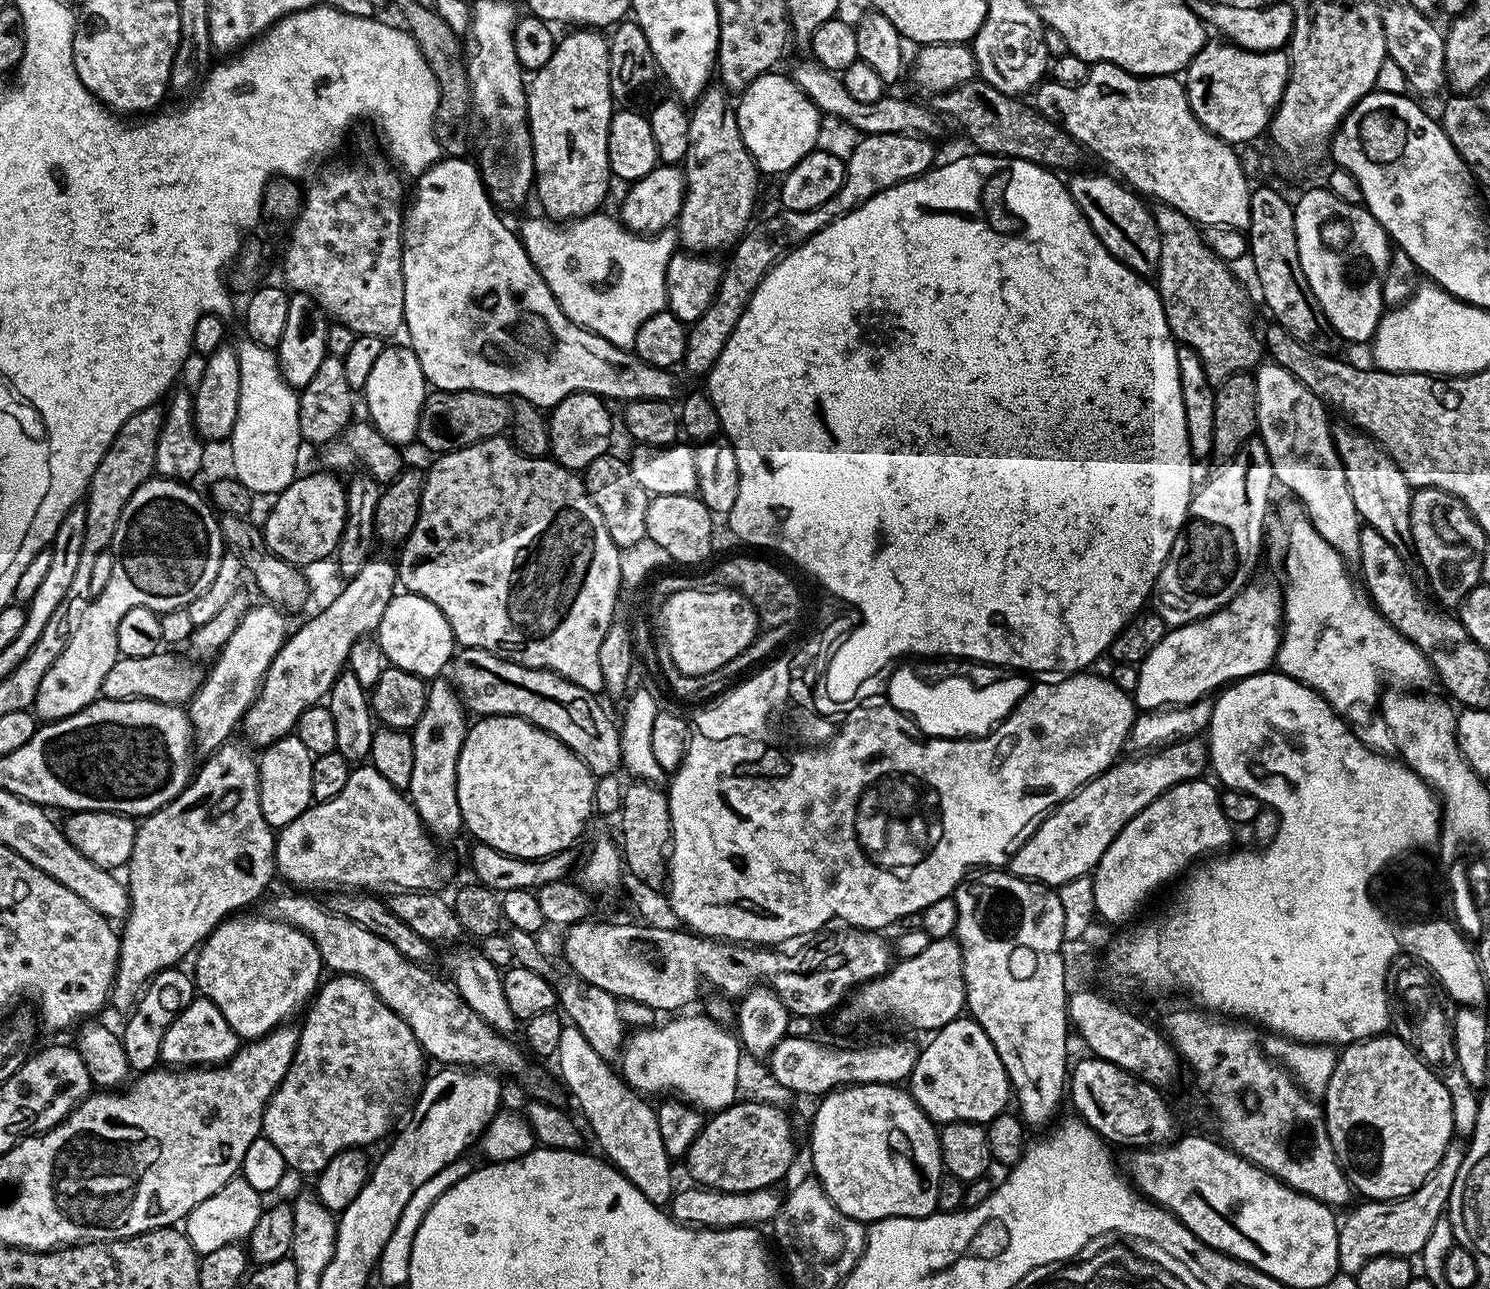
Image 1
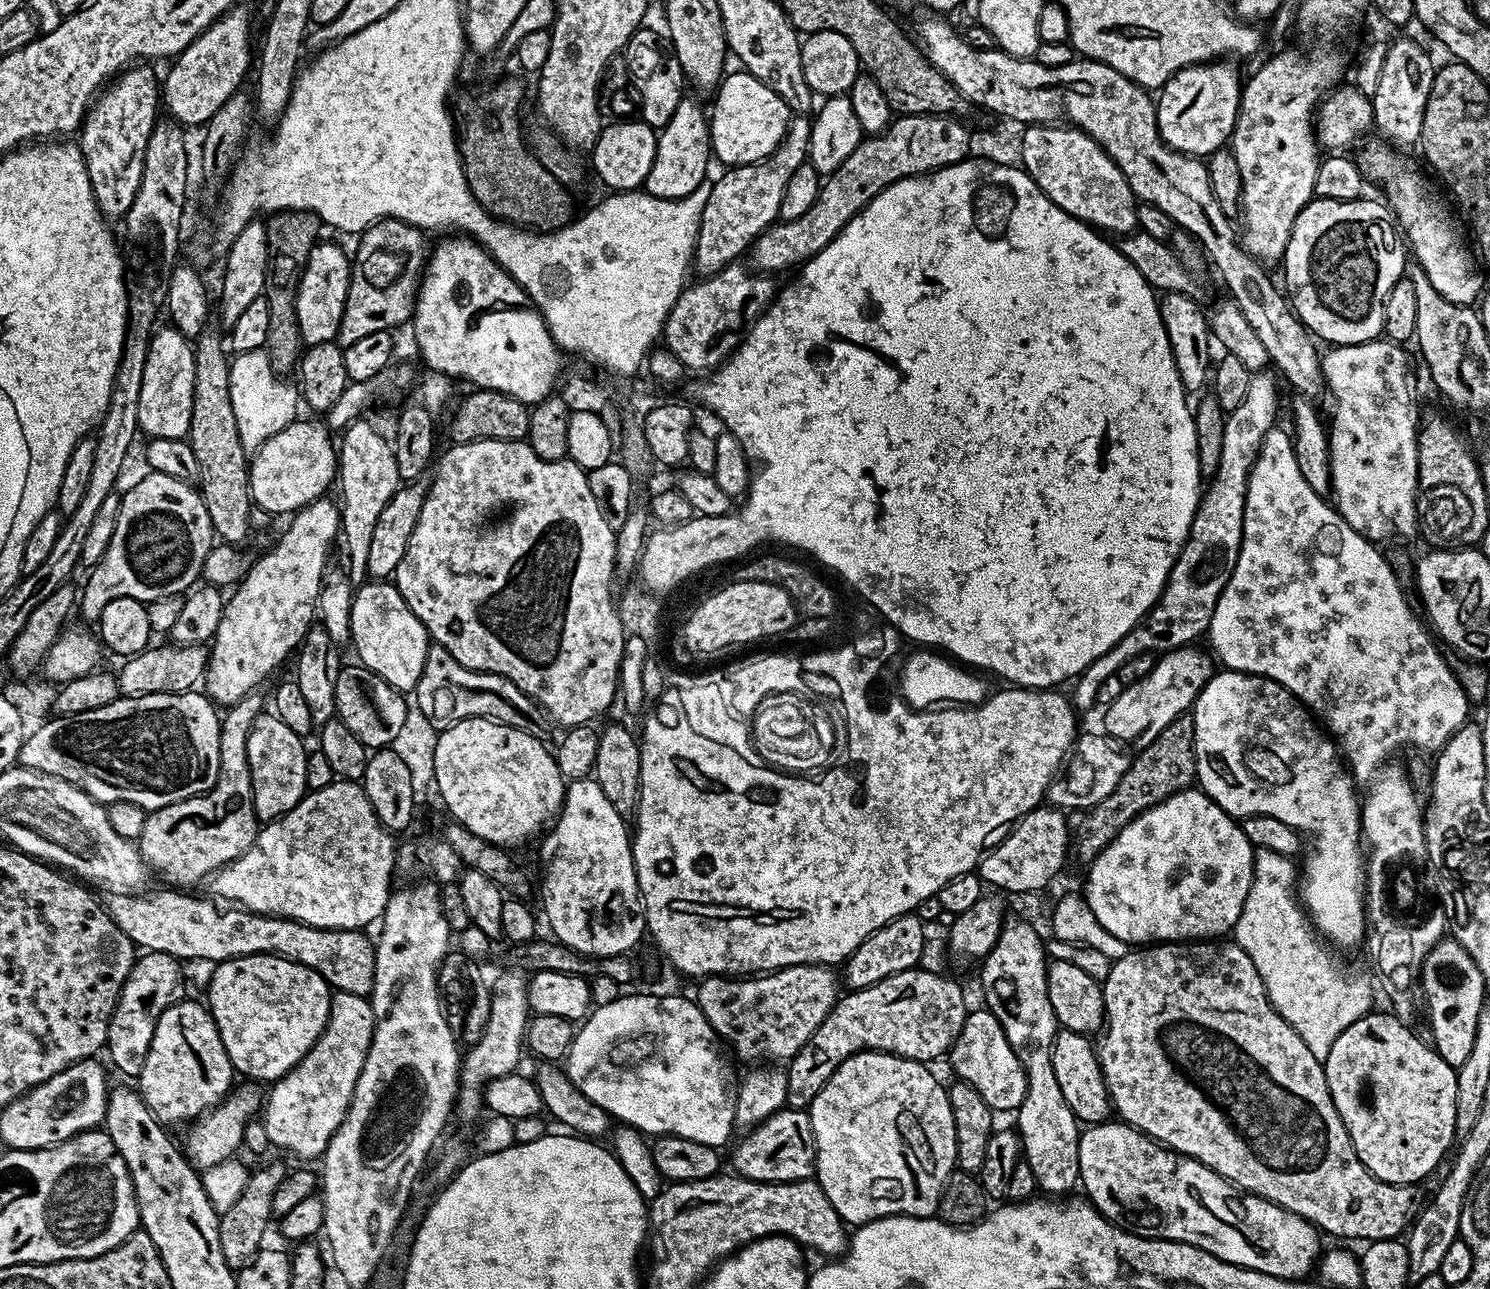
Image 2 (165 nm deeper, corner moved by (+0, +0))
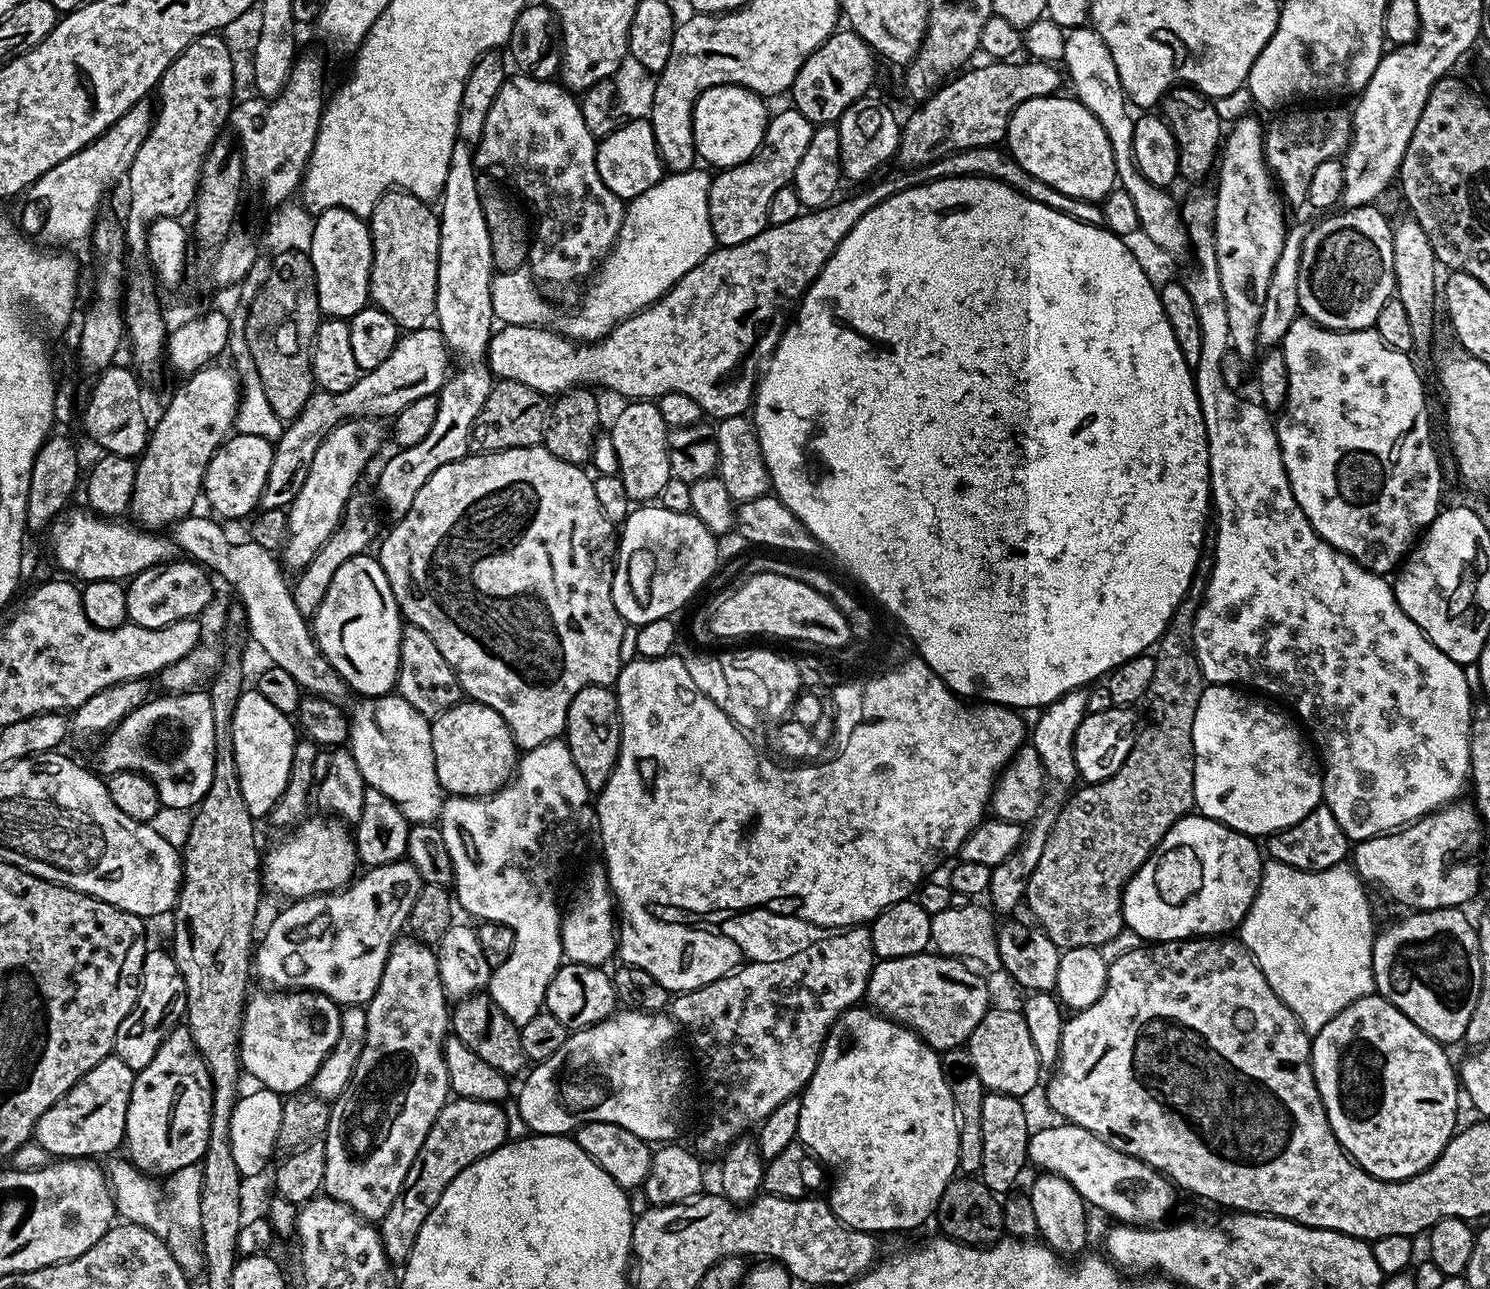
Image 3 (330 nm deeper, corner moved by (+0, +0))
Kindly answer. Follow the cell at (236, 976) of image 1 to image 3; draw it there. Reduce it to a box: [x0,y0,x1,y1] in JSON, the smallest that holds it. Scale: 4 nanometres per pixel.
[240,991,342,1094]

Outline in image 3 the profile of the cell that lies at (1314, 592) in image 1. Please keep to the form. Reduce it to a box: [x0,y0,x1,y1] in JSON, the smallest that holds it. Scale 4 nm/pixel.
[1182,191,1474,842]

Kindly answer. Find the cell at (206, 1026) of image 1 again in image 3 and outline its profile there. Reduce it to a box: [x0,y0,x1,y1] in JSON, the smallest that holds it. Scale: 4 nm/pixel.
[126,1026,212,1174]

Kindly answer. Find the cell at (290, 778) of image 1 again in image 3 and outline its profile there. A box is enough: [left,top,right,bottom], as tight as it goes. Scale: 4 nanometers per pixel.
[232,690,298,818]

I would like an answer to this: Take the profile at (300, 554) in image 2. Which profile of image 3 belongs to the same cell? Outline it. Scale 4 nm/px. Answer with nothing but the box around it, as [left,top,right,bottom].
[282,418,380,569]

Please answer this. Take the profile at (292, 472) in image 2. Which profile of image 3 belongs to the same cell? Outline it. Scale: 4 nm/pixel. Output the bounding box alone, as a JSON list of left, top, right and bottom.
[202,434,273,521]

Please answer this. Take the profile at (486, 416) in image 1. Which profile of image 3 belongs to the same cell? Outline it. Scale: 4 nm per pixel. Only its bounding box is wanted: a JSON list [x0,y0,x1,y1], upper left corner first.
[471,380,549,452]

